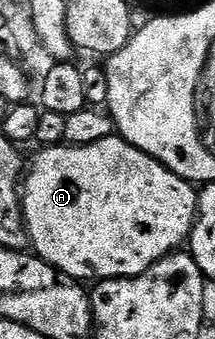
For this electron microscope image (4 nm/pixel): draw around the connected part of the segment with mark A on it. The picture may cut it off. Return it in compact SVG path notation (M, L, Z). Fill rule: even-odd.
M117 134L110 135L104 141L92 141L92 145L80 145L72 147L59 145L56 147L42 147L39 155L34 160L29 160L28 170L24 175L24 182L20 187L22 197L22 220L26 223L26 232L30 234L30 247L33 254L42 259L48 265L52 265L57 271L63 271L65 275L79 281L101 281L103 279L132 279L135 275L144 273L156 261L160 261L166 255L175 254L178 247L187 242L190 231L194 227L194 220L198 218L198 191L195 184L182 179L176 173L172 173L160 161L148 157L140 149L136 149L128 140Z

